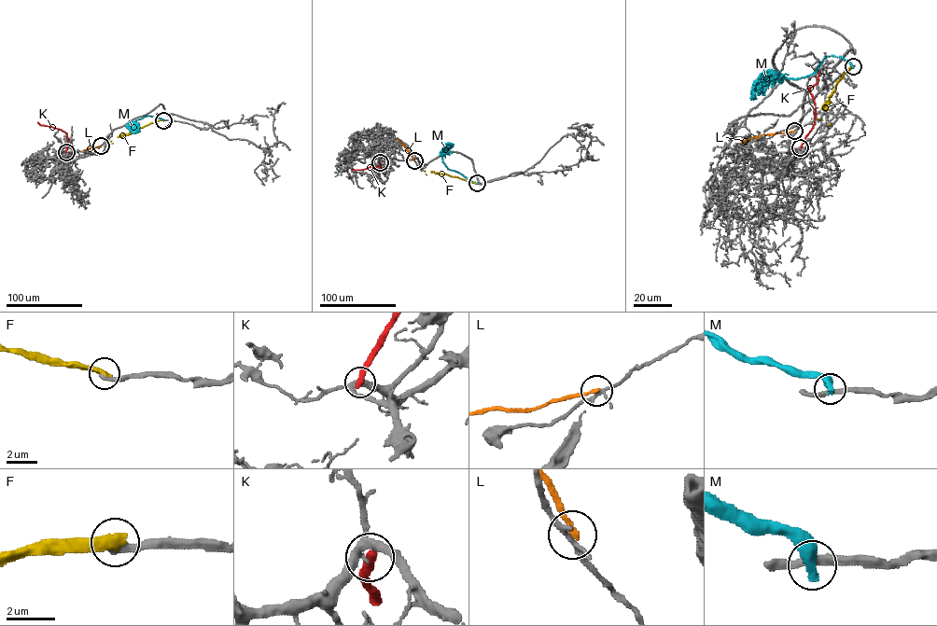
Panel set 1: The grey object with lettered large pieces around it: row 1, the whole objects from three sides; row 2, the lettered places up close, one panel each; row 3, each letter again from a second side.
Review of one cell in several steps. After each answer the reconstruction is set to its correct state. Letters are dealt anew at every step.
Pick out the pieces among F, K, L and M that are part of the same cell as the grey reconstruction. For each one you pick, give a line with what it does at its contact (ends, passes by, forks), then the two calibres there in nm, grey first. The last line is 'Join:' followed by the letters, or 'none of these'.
Join: none of these

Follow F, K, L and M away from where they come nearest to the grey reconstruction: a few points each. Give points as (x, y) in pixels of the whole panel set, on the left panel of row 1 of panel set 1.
F: (162, 120), (118, 136), (113, 144)
K: (66, 152), (66, 134), (37, 121)
L: (100, 146), (83, 150)
M: (163, 120), (146, 116), (131, 124), (128, 122), (136, 126), (136, 132)

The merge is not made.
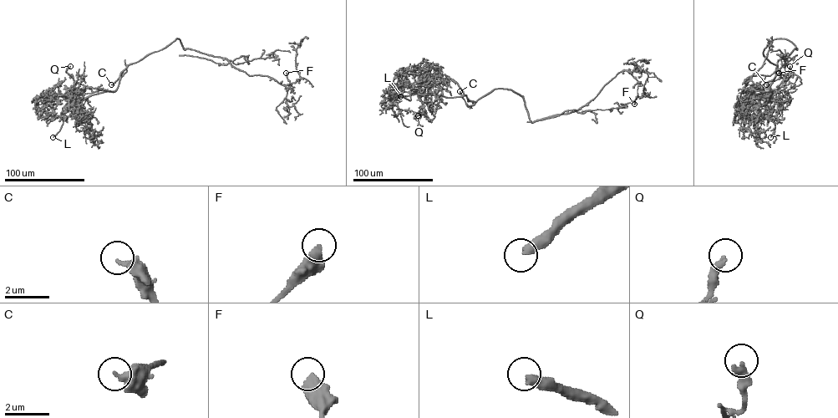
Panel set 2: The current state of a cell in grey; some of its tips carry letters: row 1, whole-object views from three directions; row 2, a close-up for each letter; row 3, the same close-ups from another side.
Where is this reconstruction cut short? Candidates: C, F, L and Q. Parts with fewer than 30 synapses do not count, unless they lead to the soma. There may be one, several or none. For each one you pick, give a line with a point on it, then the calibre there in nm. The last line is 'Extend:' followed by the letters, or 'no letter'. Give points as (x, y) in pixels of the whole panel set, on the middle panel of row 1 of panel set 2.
L: (400, 96) | 400 nm
Extend: L

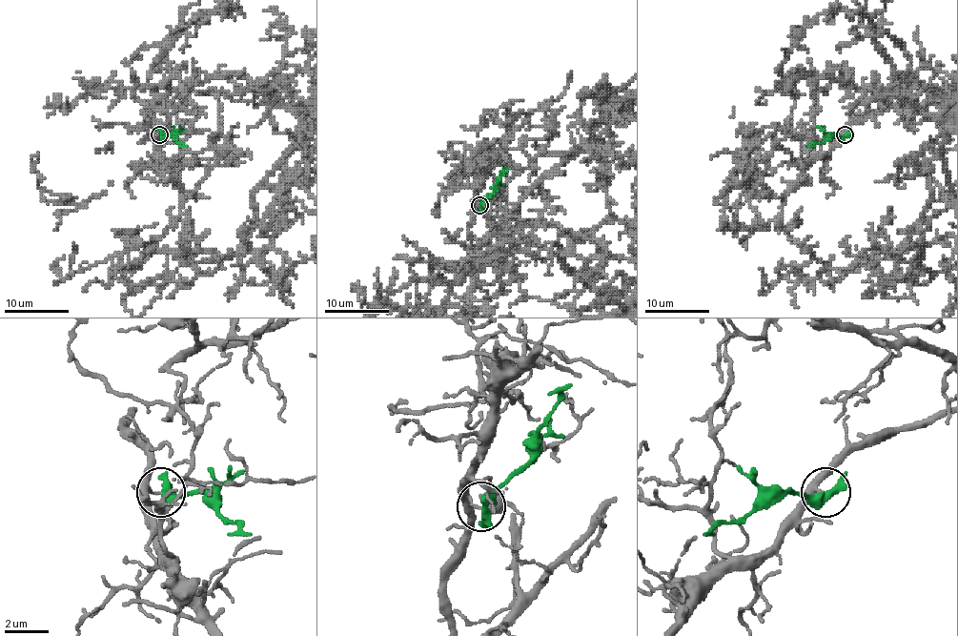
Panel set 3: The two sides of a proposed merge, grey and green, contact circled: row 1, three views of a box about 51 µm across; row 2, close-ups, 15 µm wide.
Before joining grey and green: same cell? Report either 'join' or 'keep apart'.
keep apart

